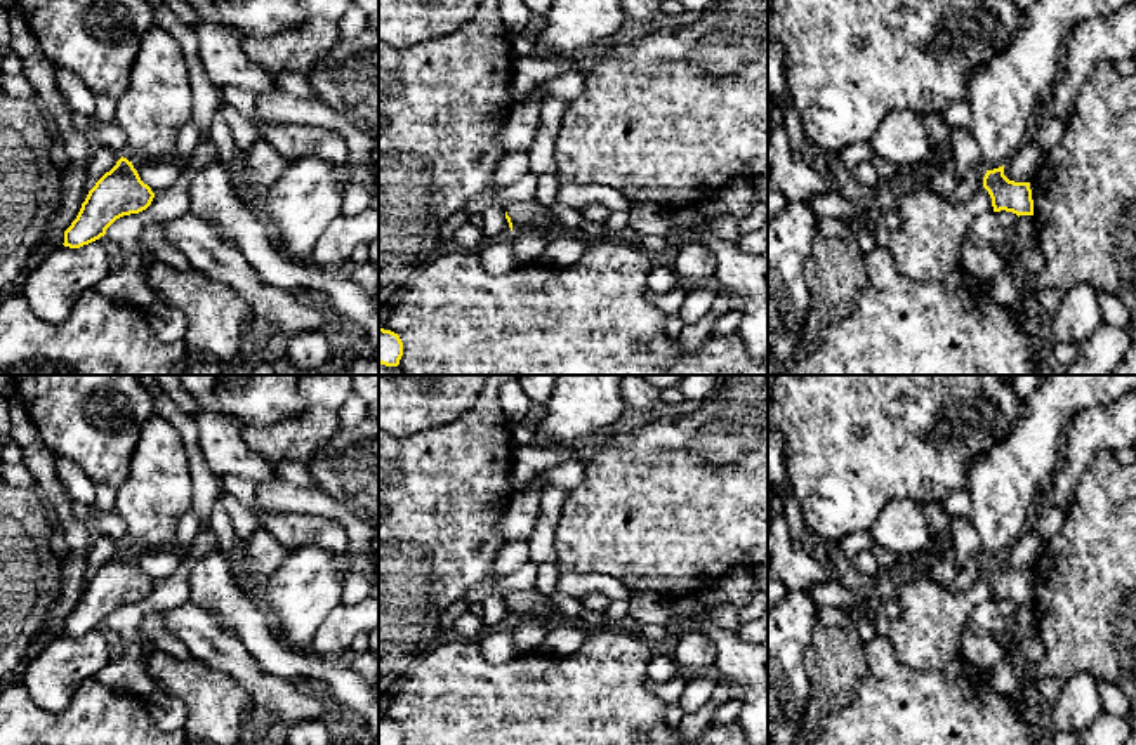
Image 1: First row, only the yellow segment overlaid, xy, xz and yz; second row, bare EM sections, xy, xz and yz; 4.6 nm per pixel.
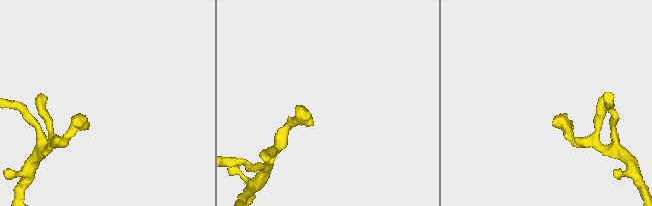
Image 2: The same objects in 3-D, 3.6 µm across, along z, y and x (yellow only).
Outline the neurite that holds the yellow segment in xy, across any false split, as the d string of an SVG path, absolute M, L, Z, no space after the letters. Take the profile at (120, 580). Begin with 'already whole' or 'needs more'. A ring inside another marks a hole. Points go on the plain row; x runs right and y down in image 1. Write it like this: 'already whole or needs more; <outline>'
needs more; M155 413L141 431L127 481L116 490L115 512L127 523L127 535L116 554L89 580L64 620L64 636L89 634L104 625L116 608L151 594L155 582L132 552L174 547L177 524L191 505L193 485L182 438Z

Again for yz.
needs more; M1042 375L1009 434L969 464L971 523L980 537L980 549L987 557L983 577L992 587L994 601L1006 599L1018 606L1034 604L1030 571L1009 570L1004 564L1004 554L1027 530L1028 509L1034 505L1039 485L1058 469L1070 422L1080 412L1110 406L1133 391L1136 391L1136 375Z

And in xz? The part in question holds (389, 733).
already whole; M379 717L379 745L403 745L403 731L398 722Z

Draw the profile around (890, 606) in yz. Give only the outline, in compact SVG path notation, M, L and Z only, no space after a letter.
M879 597L877 603L872 603L872 611L886 615L891 622L902 616L902 606L895 597Z

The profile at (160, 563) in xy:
M174 547L156 551L139 549L132 551L132 554L137 559L141 570L148 573L153 582L168 578L181 563L181 556Z

